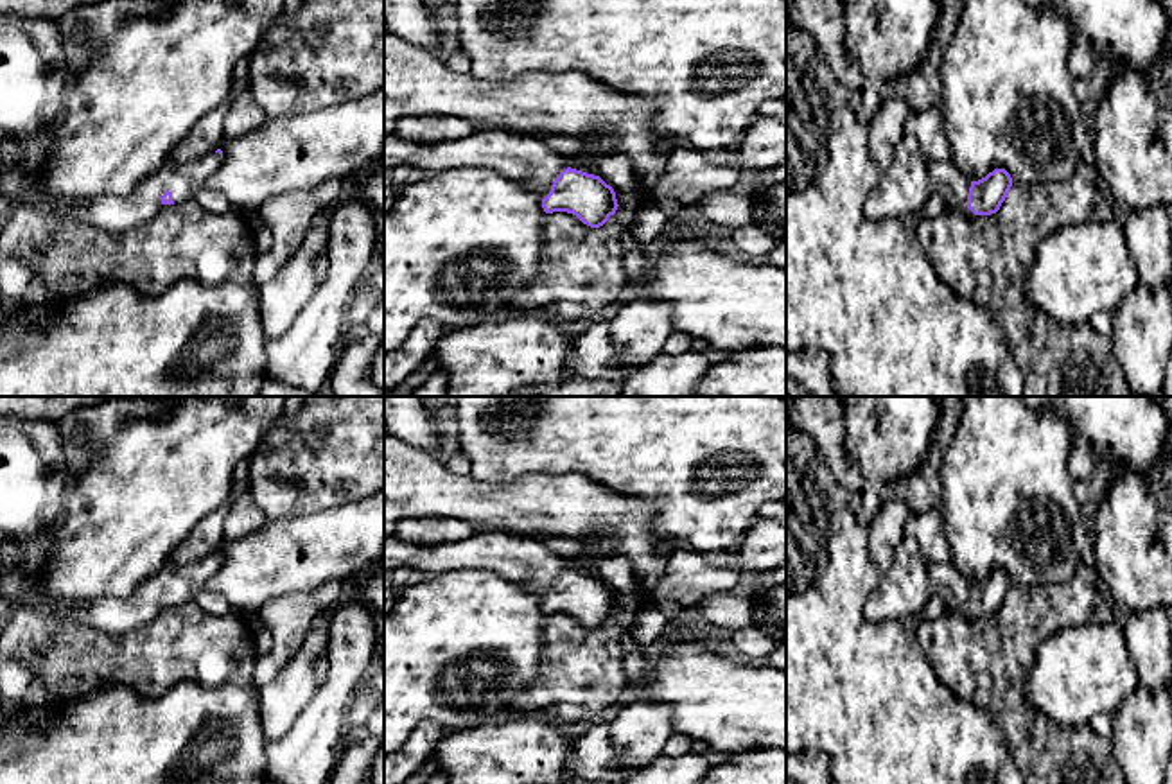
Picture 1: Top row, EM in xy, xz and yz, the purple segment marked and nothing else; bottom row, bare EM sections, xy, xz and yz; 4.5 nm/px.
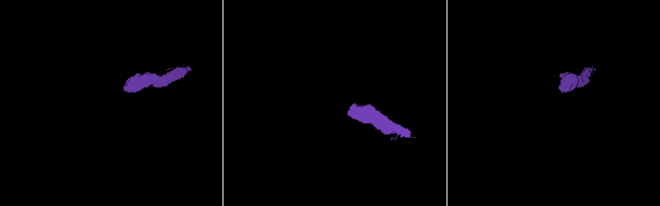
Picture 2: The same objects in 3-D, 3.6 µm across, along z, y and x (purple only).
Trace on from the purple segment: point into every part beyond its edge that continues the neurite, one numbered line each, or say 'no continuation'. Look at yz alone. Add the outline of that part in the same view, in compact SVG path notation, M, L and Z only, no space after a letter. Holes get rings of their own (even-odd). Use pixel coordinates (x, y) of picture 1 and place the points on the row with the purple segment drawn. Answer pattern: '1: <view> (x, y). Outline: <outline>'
1: yz (946, 180). Outline: M930 161L930 190L939 194L948 210L962 213L967 221L976 215L967 208L971 179L951 161Z

